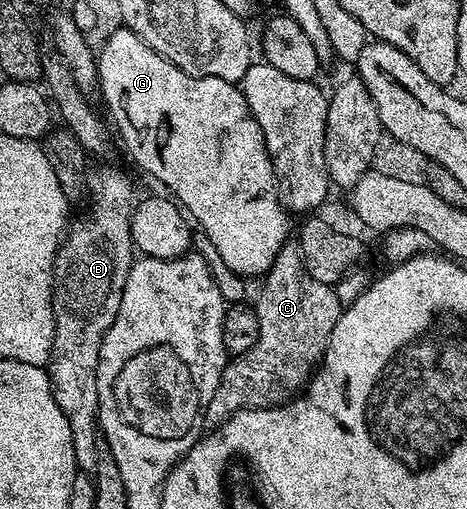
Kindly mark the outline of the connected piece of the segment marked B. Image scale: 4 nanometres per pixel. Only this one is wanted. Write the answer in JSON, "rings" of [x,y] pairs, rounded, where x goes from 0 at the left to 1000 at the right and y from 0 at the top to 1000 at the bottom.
{"rings":[[[216,328],[210,336],[193,334],[186,344],[186,367],[199,375],[199,409],[191,422],[158,428],[143,446],[143,466],[133,468],[131,483],[113,515],[113,684],[105,695],[101,727],[105,752],[113,758],[113,778],[152,835],[152,866],[161,874],[165,916],[176,927],[199,925],[203,896],[203,859],[212,853],[208,827],[208,719],[212,686],[225,650],[246,631],[255,615],[255,591],[263,583],[263,560],[272,536],[289,515],[285,460],[276,448],[276,424],[285,391],[285,367],[276,352],[251,328]]]}

